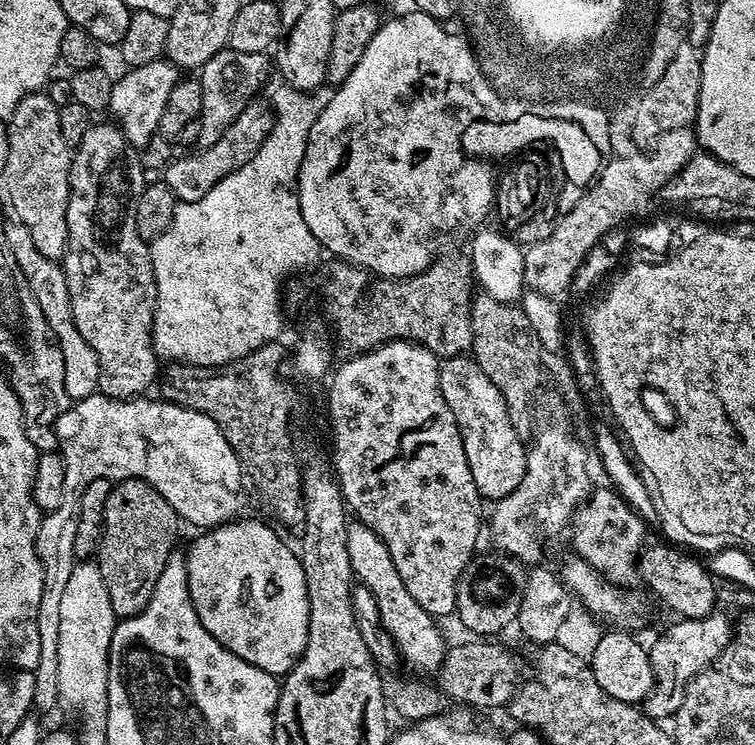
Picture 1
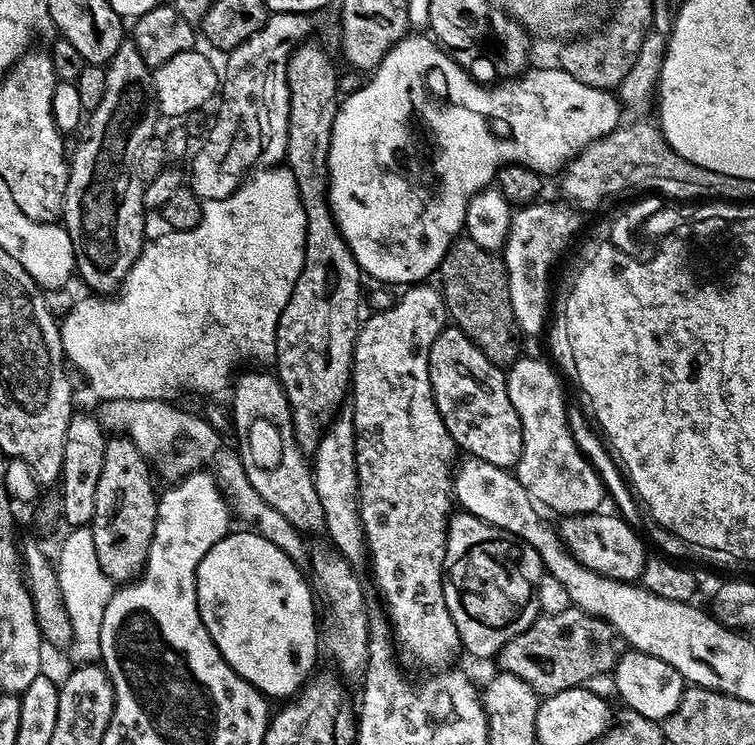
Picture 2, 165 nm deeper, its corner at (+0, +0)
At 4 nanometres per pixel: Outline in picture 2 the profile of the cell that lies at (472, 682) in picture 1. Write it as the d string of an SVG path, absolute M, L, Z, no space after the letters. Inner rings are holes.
M573 606L562 610L562 614L541 614L537 616L535 622L522 634L510 638L510 642L506 642L506 646L502 646L498 657L498 663L500 663L498 668L501 672L509 672L518 678L522 678L522 682L529 684L535 690L536 695L543 698L558 694L562 690L587 685L592 682L588 680L594 679L599 672L611 673L625 648L624 641L605 620Z

